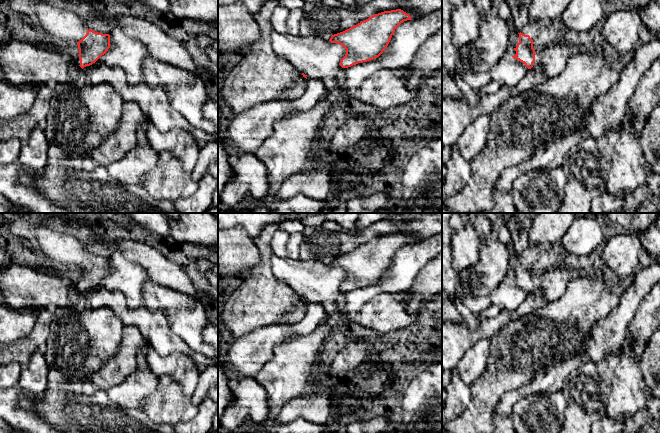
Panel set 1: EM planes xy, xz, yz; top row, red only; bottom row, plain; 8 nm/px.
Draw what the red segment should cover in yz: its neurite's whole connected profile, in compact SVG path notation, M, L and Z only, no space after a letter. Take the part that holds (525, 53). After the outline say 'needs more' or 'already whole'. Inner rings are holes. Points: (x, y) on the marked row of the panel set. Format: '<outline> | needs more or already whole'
M530 19L529 22L522 27L519 34L519 43L514 48L516 54L513 58L524 63L528 69L533 67L535 62L535 49L533 48L533 40L536 39L540 31L545 27L554 27L549 21Z | needs more

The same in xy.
M47 2L35 5L40 30L78 45L80 67L95 63L110 48L110 35L95 32L76 13Z | needs more

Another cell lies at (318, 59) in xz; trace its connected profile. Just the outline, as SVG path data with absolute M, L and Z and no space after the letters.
M273 30L271 32L271 46L278 56L285 58L298 71L304 73L308 80L322 82L335 100L346 99L342 89L344 68L340 66L340 61L346 54L346 49L342 45L315 36L284 35Z

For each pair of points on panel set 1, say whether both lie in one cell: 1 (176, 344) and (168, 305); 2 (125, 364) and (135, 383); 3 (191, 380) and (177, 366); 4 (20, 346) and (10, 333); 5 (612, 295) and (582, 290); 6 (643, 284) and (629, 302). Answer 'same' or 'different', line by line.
1: different
2: different
3: same
4: different
5: same
6: same

